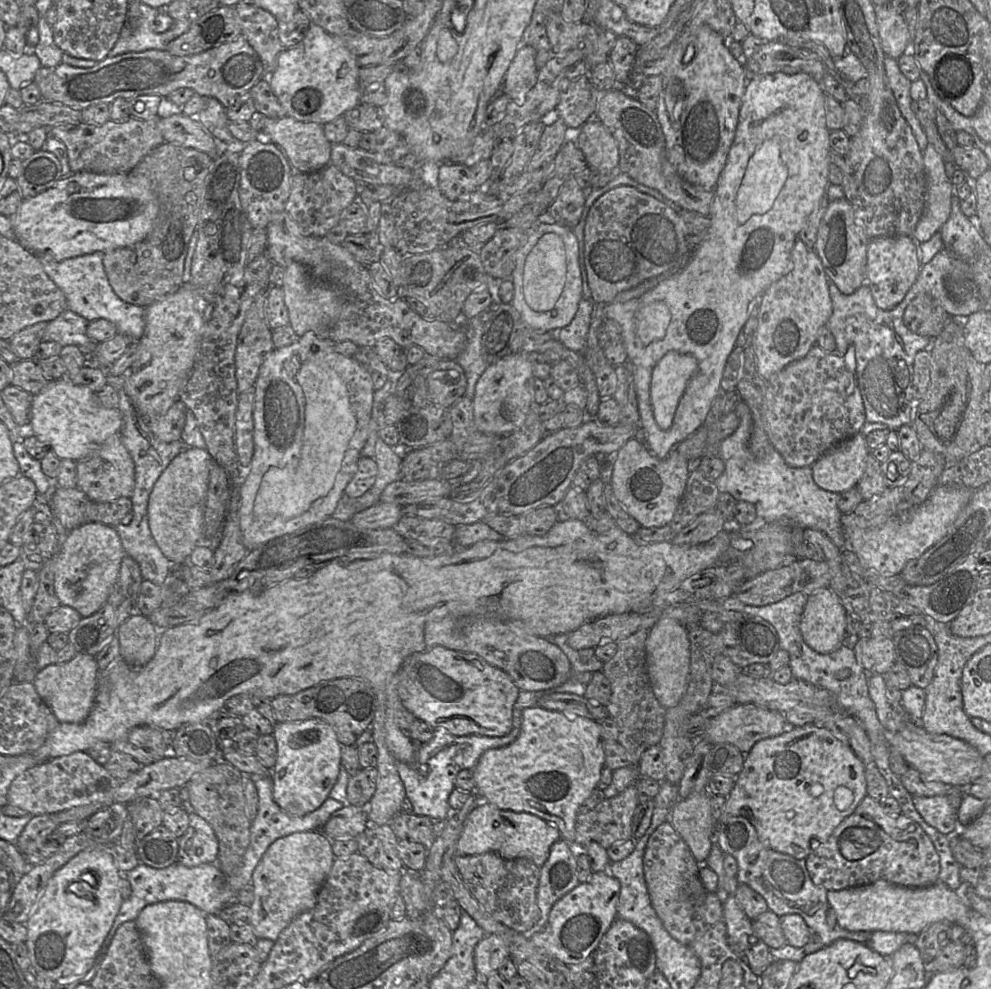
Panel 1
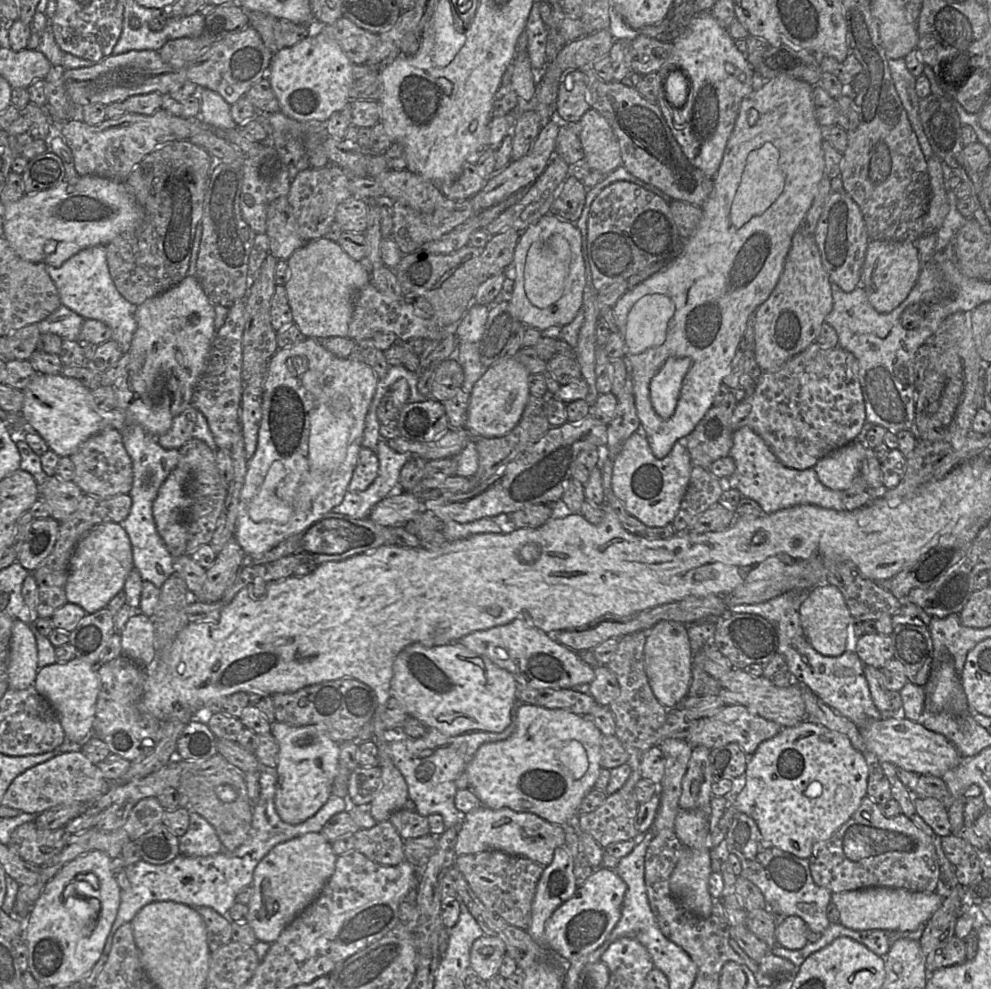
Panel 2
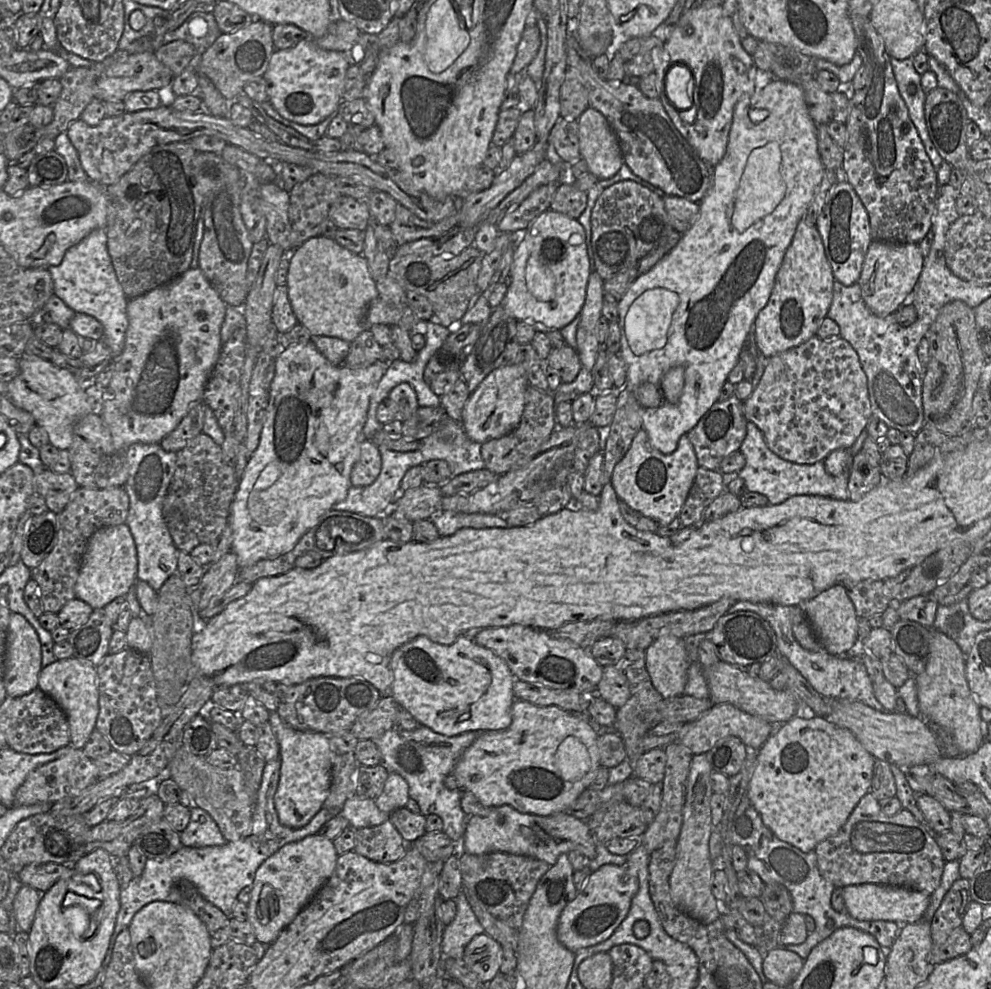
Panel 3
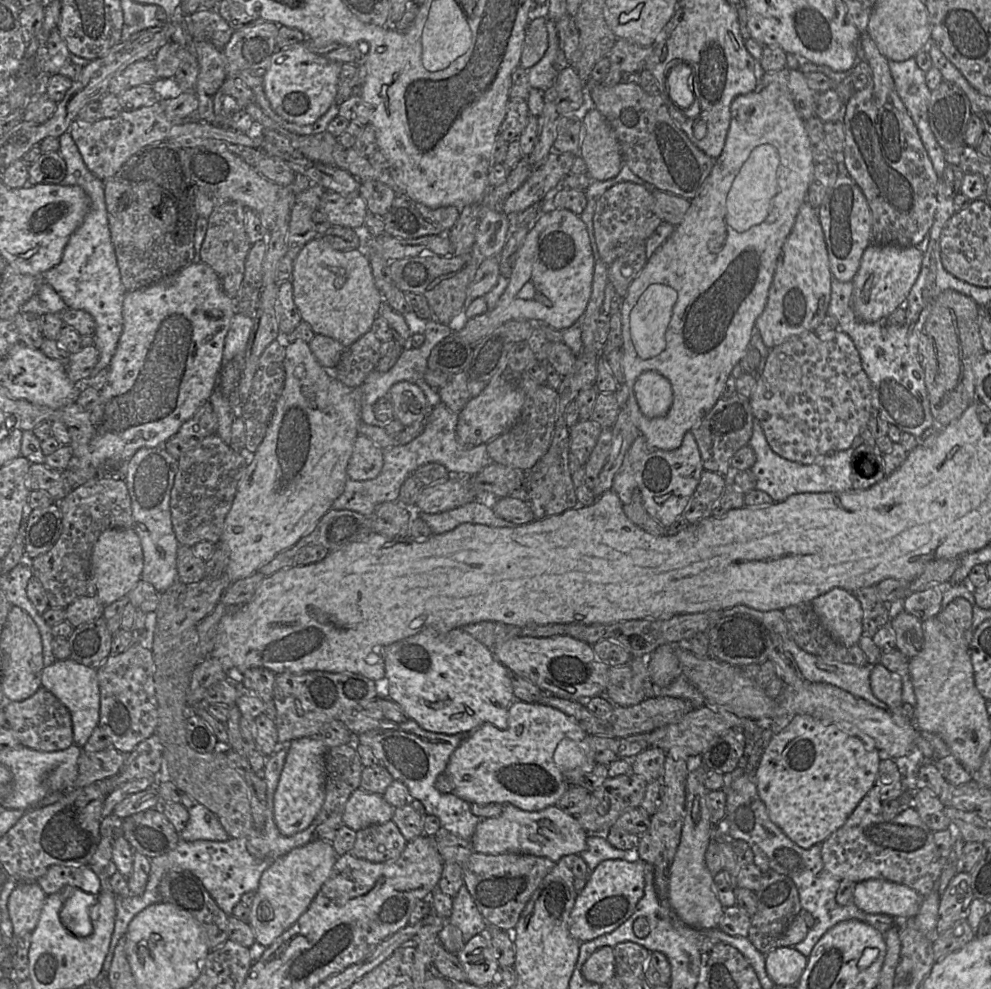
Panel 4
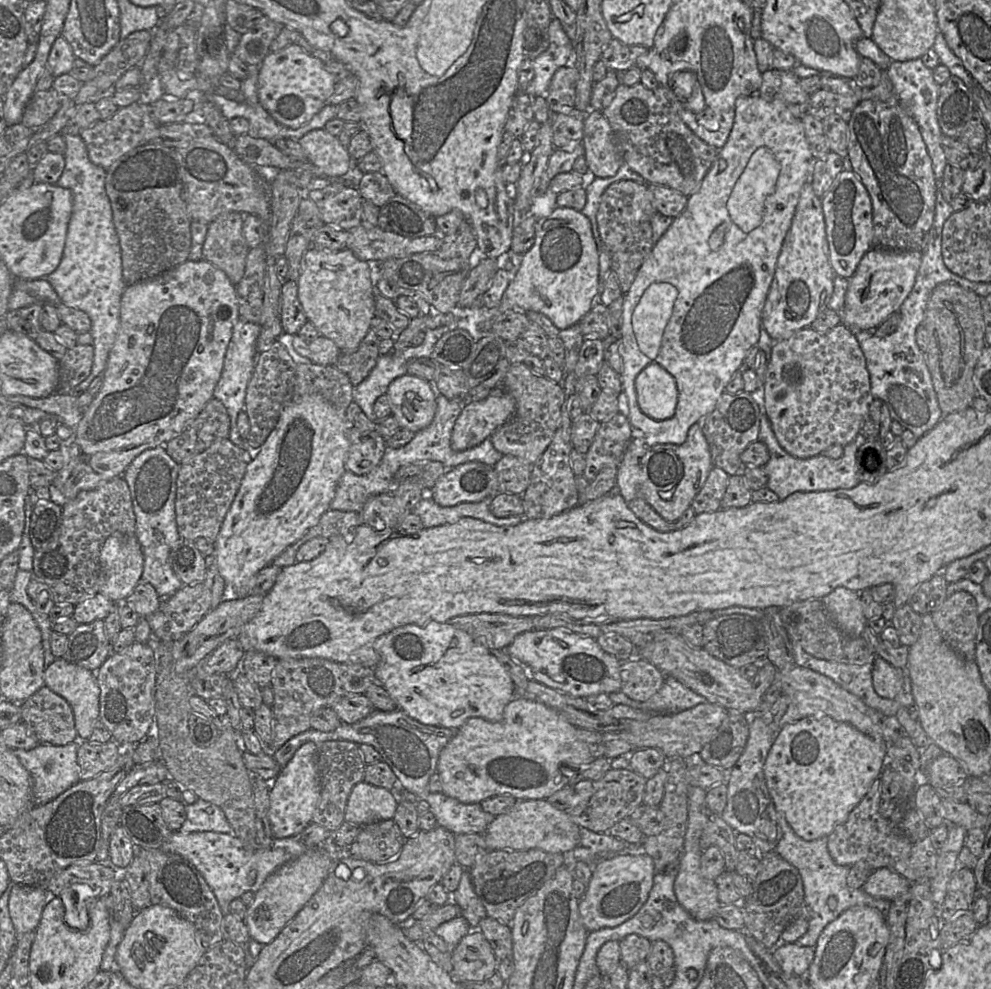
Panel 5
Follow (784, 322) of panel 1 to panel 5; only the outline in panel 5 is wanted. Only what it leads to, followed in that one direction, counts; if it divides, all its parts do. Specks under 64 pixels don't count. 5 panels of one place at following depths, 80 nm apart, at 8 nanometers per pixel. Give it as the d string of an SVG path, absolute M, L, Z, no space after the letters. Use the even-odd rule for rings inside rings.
M807 181L800 192L791 226L784 238L777 259L774 276L762 310L761 326L774 341L787 339L796 331L809 327L818 315L828 307L835 275L829 259L821 198L814 193L811 182Z

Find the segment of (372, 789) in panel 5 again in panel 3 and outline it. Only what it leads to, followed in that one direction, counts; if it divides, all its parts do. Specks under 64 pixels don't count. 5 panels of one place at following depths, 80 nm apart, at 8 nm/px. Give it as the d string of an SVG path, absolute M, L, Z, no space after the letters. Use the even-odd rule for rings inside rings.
M350 796L341 811L352 829L361 829L380 825L390 819L390 814L382 812L373 799Z

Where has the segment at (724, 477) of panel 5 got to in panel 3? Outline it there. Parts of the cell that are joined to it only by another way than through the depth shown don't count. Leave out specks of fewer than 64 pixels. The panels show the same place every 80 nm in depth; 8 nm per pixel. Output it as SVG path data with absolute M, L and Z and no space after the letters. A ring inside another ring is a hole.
M699 466L678 516L682 527L693 526L702 522L706 507L723 491L722 473L719 470L709 470Z

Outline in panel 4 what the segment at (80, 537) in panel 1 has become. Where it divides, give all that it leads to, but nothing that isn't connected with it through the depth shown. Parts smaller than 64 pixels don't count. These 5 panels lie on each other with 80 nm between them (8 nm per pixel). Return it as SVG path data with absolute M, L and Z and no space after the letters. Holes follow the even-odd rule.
M133 528L109 529L97 539L91 554L88 596L96 596L105 606L126 596L141 580L143 552Z

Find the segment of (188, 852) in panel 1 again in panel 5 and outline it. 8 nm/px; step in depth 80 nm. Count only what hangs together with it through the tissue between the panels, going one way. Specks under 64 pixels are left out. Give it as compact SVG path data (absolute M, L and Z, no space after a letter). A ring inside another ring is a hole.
M198 798L195 803L186 804L185 811L186 819L179 830L182 833L203 831L233 833L225 813L216 805Z

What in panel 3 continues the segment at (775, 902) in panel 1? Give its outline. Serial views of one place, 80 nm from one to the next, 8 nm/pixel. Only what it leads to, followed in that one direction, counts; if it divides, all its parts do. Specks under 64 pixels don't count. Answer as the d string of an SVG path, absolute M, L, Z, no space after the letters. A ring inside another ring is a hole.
M747 795L742 798L730 823L729 843L739 845L745 850L748 857L747 868L755 871L766 885L779 883L788 889L793 901L793 912L802 915L807 914L814 918L816 928L808 934L807 939L802 944L779 945L778 947L793 951L805 960L816 945L844 926L855 927L870 933L886 950L892 946L899 933L897 923L887 920L861 921L853 918L847 911L835 911L831 905L831 896L836 887L820 874L815 850L807 853L802 852L777 838L763 823L761 815Z

